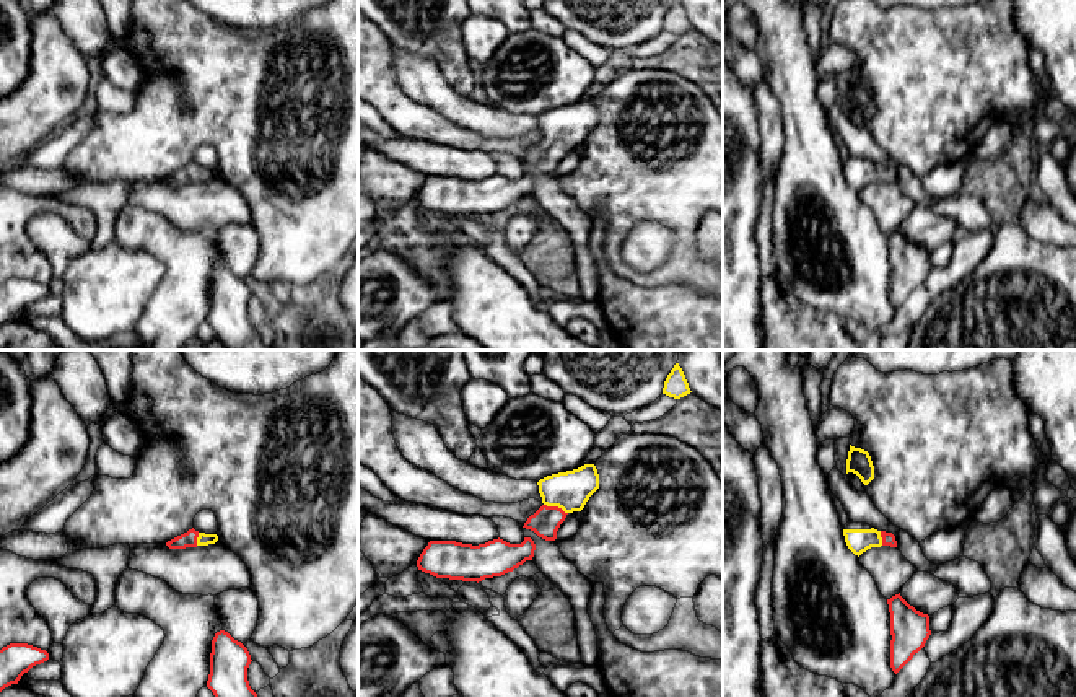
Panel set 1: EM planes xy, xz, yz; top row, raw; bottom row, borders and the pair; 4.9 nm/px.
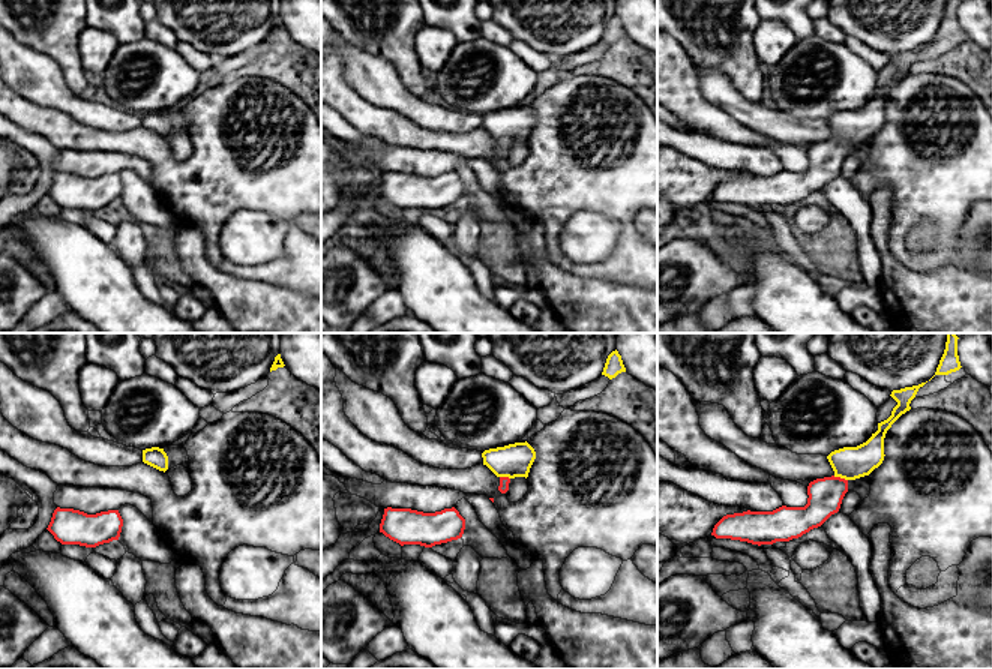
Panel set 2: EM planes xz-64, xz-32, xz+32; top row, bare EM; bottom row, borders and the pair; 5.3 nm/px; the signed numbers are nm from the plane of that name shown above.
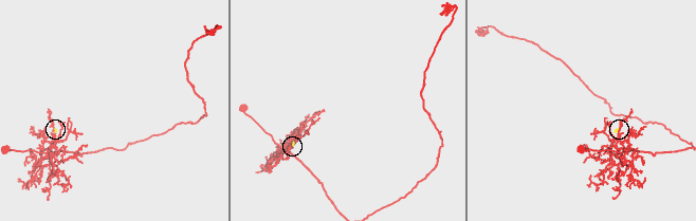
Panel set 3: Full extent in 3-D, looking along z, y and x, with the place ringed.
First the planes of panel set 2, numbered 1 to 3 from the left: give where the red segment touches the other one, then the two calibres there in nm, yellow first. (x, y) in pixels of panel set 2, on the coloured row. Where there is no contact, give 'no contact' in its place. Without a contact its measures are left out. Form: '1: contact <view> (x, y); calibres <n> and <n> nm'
1: no contact
2: contact xz-32 (505, 476); calibres 180 and 60 nm
3: contact xz+32 (841, 477); calibres 180 and 180 nm

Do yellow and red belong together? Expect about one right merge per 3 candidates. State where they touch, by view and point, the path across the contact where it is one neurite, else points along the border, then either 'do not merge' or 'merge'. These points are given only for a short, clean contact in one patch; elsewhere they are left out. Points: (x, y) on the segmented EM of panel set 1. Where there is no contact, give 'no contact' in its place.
xz (555, 505) | across xz (570, 490), (555, 505), (546, 521) | merge

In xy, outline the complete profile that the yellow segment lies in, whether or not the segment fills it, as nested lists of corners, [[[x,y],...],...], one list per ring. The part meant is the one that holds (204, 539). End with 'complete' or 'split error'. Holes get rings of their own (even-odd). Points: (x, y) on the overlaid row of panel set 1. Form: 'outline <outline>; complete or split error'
outline [[[192,528],[187,533],[168,541],[166,546],[169,549],[186,549],[186,547],[215,544],[217,541],[218,541],[217,534],[199,533]]]; split error

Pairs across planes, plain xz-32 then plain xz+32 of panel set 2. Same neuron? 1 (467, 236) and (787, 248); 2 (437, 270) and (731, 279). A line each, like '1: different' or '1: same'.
1: different
2: different

